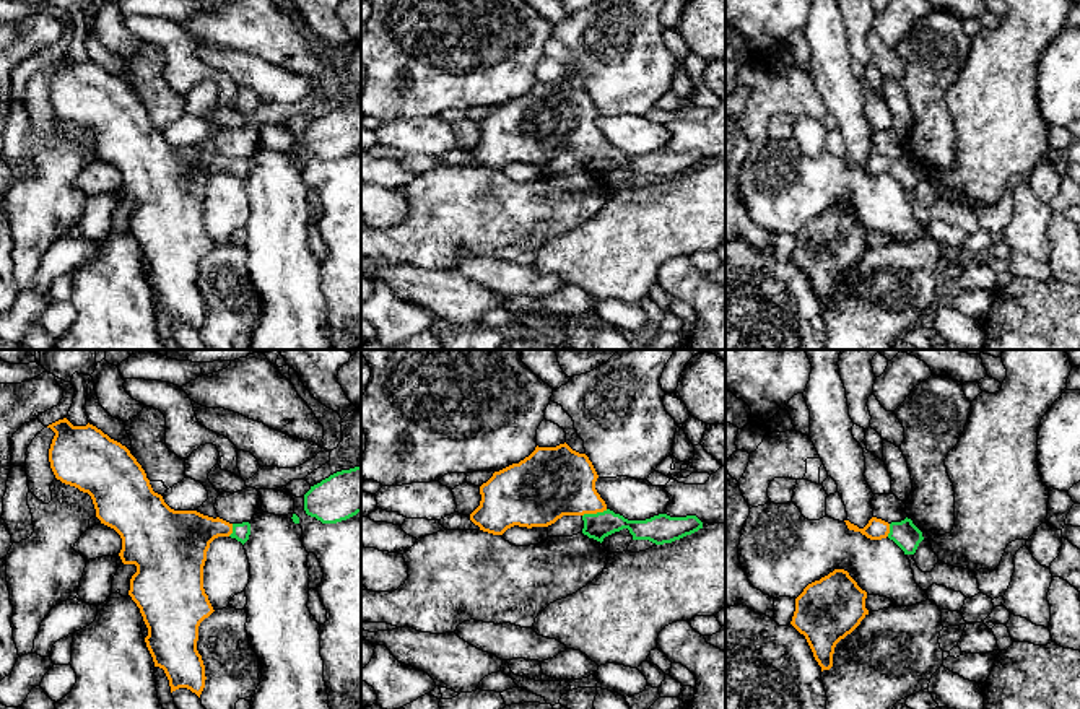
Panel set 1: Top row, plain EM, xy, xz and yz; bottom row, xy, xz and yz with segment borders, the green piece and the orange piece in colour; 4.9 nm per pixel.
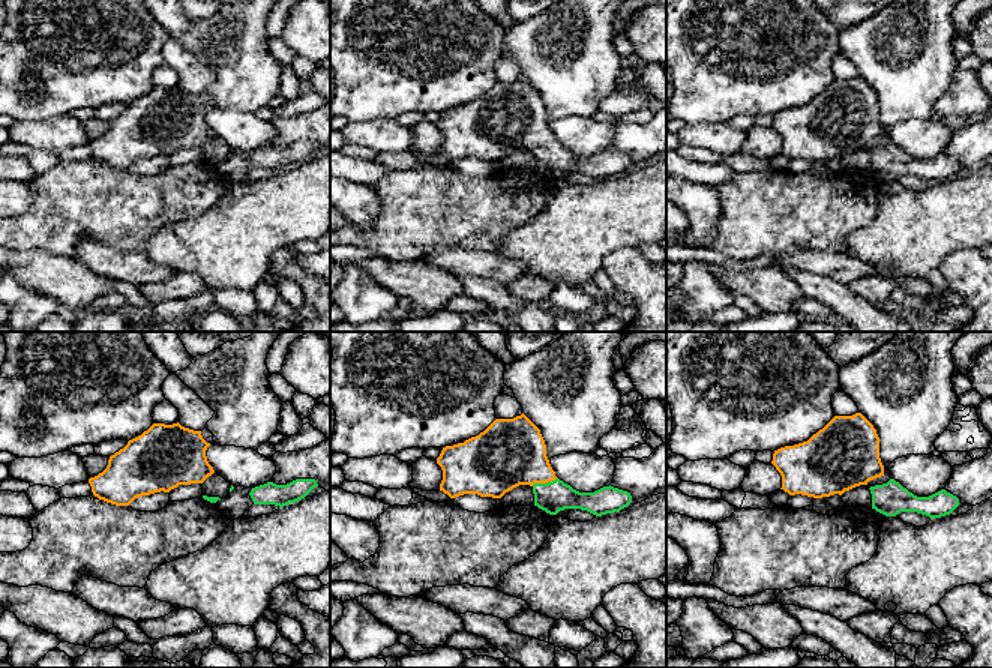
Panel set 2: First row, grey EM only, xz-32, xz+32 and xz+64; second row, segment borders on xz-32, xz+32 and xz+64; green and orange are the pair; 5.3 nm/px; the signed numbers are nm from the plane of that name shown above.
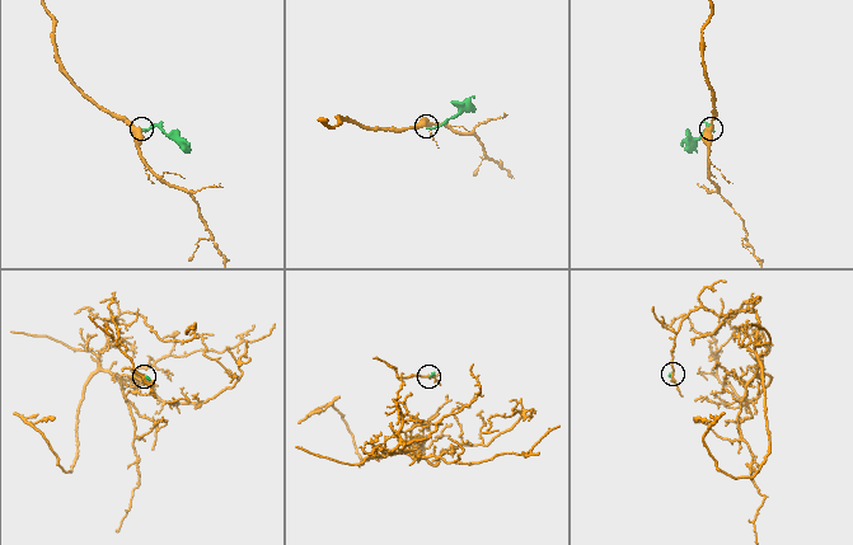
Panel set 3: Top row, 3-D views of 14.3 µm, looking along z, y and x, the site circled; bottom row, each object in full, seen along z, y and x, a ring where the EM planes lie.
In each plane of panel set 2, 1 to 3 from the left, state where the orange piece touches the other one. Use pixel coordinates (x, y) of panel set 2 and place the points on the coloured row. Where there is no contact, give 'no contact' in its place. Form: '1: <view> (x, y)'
1: no contact
2: xz+32 (544, 484)
3: no contact

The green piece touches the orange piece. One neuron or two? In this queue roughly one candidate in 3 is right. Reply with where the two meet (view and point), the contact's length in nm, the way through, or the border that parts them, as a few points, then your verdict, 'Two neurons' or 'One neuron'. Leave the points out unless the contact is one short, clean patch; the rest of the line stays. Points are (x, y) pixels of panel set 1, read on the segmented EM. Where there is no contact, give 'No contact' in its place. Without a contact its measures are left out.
Touches green at xz (594, 514). Shared border 130 nm. Path across: xz (597, 526), (594, 514), (568, 488), (555, 482). One neuron

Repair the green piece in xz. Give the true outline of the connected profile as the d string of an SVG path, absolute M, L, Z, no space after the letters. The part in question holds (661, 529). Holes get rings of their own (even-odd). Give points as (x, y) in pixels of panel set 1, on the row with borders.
M566 442L535 450L480 486L480 506L470 520L480 530L503 535L507 528L548 527L563 515L581 515L582 533L597 542L628 528L633 540L655 545L672 543L703 528L696 515L659 514L646 520L628 520L610 511L595 489L599 475L586 454Z

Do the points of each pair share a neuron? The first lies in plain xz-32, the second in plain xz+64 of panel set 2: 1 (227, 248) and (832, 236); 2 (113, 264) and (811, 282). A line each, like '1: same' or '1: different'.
1: different
2: different

